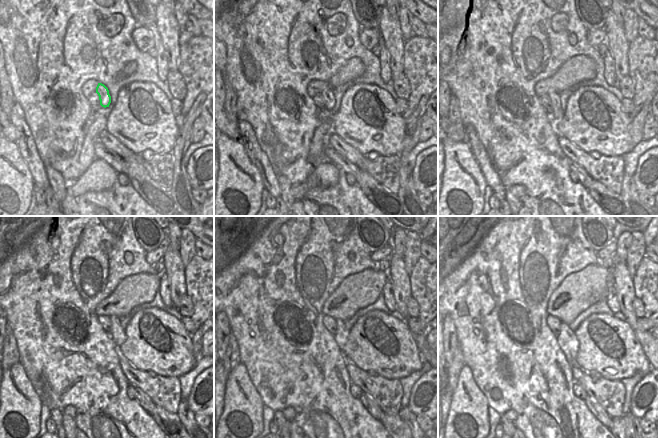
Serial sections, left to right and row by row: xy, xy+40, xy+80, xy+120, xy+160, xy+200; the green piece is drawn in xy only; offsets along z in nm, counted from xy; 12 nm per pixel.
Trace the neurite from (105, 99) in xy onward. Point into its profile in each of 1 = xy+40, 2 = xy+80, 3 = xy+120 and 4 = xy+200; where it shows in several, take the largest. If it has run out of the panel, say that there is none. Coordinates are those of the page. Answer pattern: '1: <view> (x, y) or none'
1: xy+40 (329, 99)
2: xy+80 (558, 113)
3: xy+120 (117, 335)
4: xy+200 (567, 340)

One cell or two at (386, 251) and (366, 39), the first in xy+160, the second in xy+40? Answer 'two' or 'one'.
one

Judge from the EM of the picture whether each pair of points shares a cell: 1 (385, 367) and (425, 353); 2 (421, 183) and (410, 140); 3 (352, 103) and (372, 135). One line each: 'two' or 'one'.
1: two
2: two
3: one

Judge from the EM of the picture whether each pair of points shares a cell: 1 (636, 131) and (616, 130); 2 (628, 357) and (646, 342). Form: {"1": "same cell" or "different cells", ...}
{"1": "different cells", "2": "different cells"}

